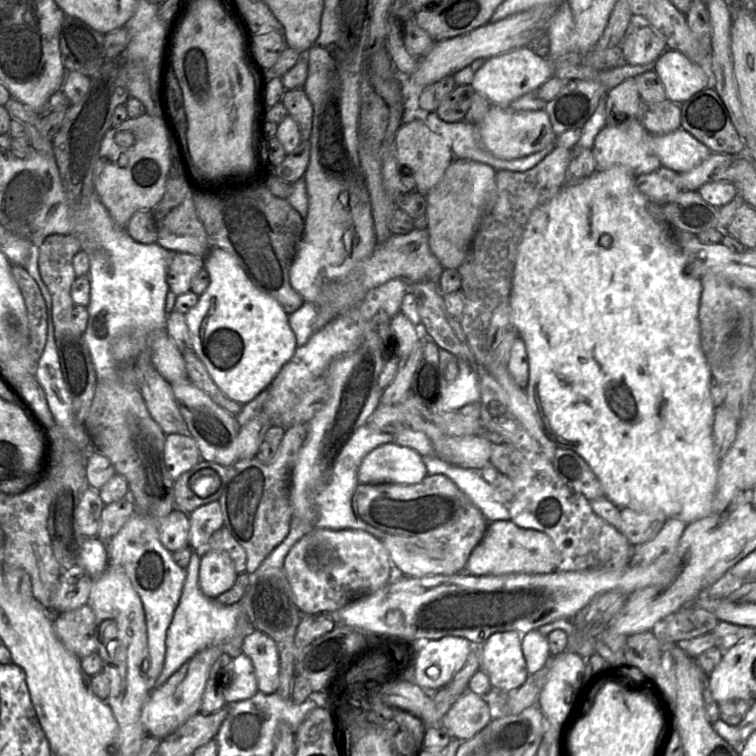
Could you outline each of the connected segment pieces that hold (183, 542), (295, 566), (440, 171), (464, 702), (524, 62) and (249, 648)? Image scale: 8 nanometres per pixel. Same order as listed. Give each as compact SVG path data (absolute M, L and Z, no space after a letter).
M172 510L159 524L159 539L171 552L189 544L190 520L189 514Z
M314 529L287 553L283 569L302 614L330 613L354 597L368 594L393 577L393 563L383 544L359 529Z
M423 120L403 123L395 135L396 158L401 169L408 167L415 182L414 190L426 195L441 179L454 156L447 141L432 131Z
M466 690L450 707L441 724L451 738L464 741L484 729L492 720L485 697Z
M523 46L489 57L474 72L472 87L482 94L490 104L509 107L512 101L522 95L537 91L553 75L551 60L537 55L530 47Z
M253 629L241 646L242 652L253 663L258 690L274 694L279 688L279 653L275 641L267 634Z

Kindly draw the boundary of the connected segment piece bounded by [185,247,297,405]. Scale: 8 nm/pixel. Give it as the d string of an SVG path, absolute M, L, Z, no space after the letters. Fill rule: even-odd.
M218 247L205 256L210 284L185 320L190 333L191 348L205 365L215 384L231 399L245 405L266 390L282 367L293 357L297 339L289 323L289 314L273 297L260 291L250 280L238 260Z

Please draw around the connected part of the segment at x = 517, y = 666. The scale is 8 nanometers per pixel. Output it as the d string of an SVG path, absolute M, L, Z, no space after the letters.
M519 632L495 633L477 647L480 668L488 675L493 690L509 692L524 684L529 673Z

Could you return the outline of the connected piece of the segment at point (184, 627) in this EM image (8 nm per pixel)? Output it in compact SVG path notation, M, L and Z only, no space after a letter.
M194 551L186 566L187 575L182 594L167 631L163 669L156 681L152 682L153 688L164 684L174 672L199 651L213 645L223 645L235 634L240 606L238 603L222 604L202 592L198 583L200 556Z

